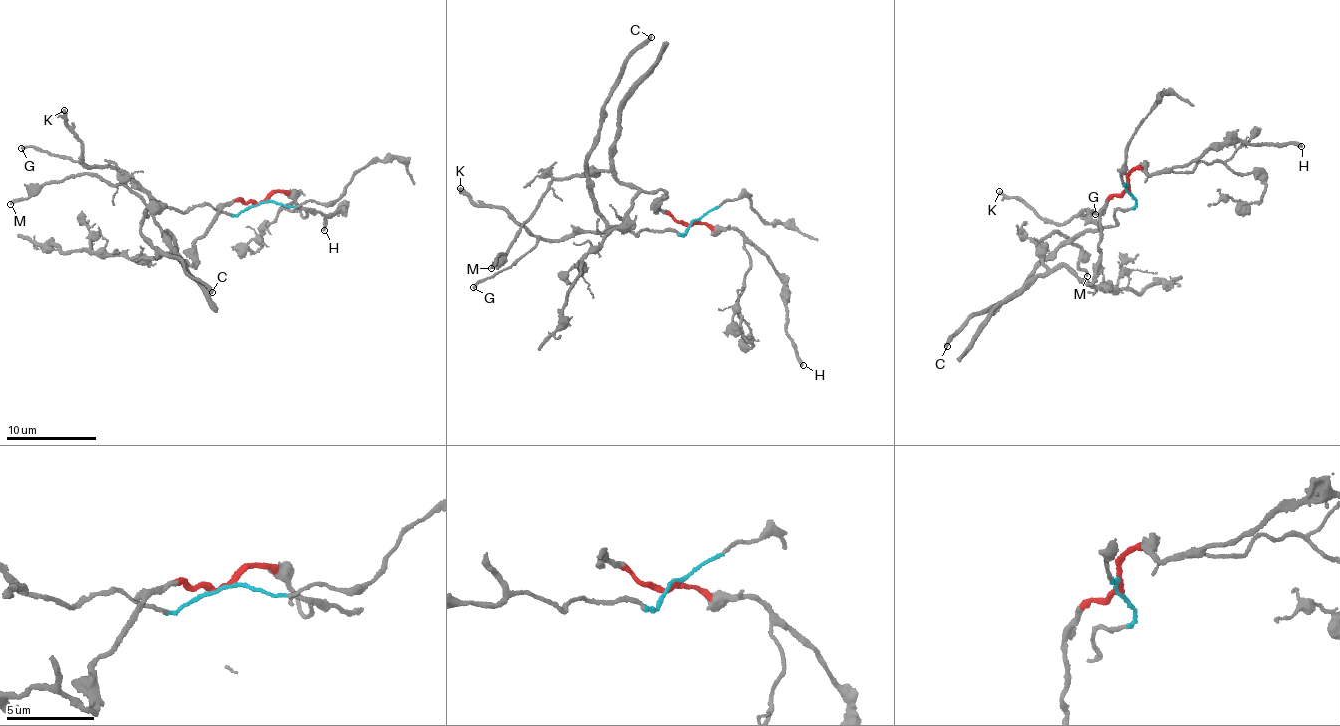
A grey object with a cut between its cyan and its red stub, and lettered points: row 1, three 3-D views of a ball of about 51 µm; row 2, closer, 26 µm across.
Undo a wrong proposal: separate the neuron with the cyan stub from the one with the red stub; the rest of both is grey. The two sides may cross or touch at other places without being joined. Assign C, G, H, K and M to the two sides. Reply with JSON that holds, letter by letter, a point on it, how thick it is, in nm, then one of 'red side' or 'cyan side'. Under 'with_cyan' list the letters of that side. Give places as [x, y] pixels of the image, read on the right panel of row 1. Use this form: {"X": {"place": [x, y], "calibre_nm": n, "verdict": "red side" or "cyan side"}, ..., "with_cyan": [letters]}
{"C": {"place": [947, 346], "calibre_nm": 300, "verdict": "cyan side"}, "G": {"place": [1095, 214], "calibre_nm": 200, "verdict": "cyan side"}, "H": {"place": [1301, 146], "calibre_nm": 280, "verdict": "red side"}, "K": {"place": [999, 191], "calibre_nm": 200, "verdict": "cyan side"}, "M": {"place": [1087, 276], "calibre_nm": 220, "verdict": "red side"}, "with_cyan": ["C", "G", "K"]}

